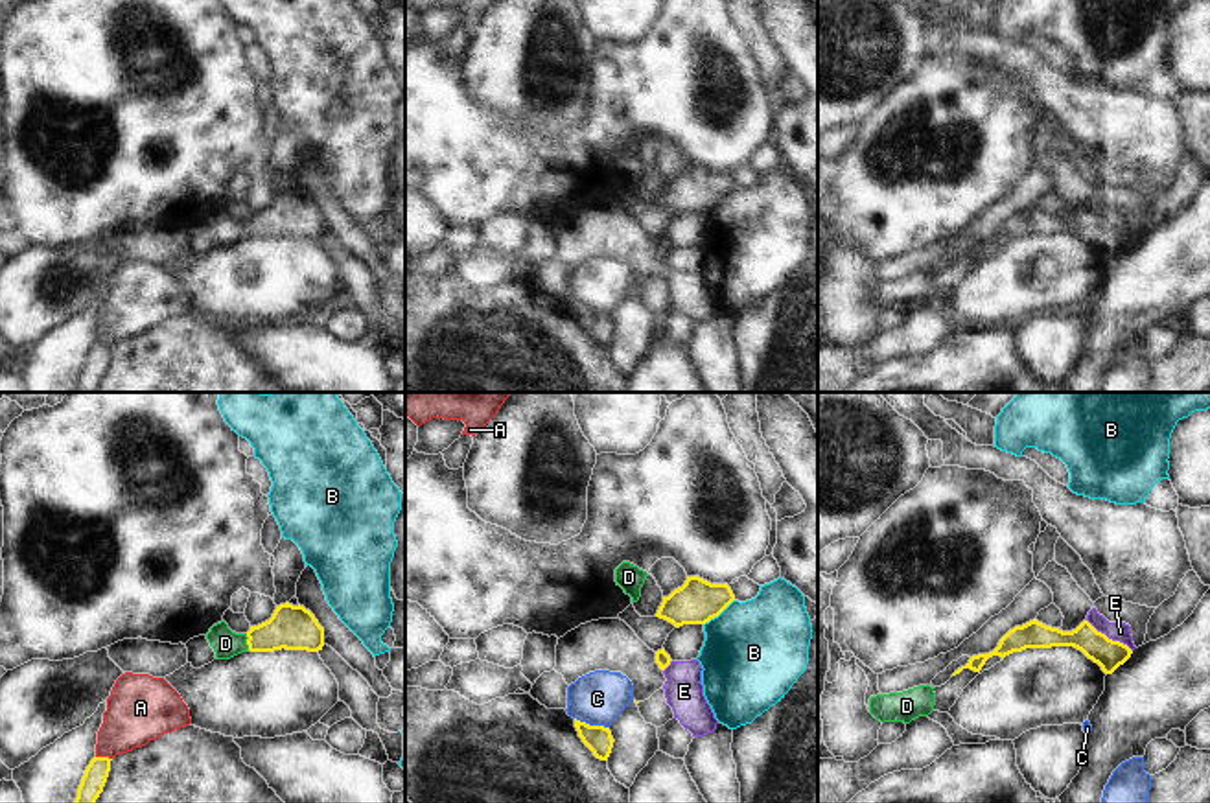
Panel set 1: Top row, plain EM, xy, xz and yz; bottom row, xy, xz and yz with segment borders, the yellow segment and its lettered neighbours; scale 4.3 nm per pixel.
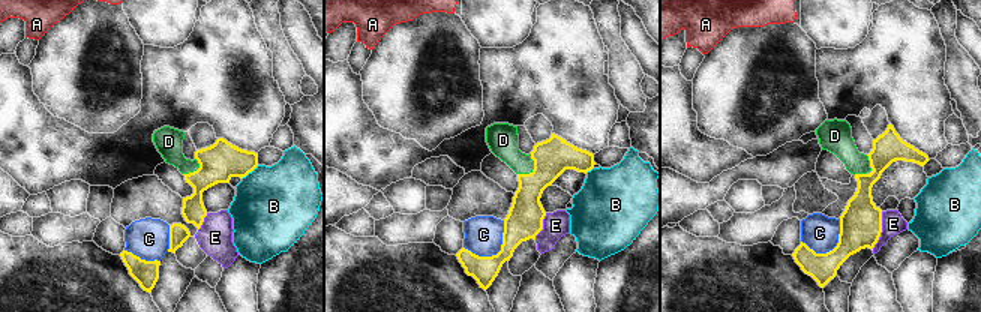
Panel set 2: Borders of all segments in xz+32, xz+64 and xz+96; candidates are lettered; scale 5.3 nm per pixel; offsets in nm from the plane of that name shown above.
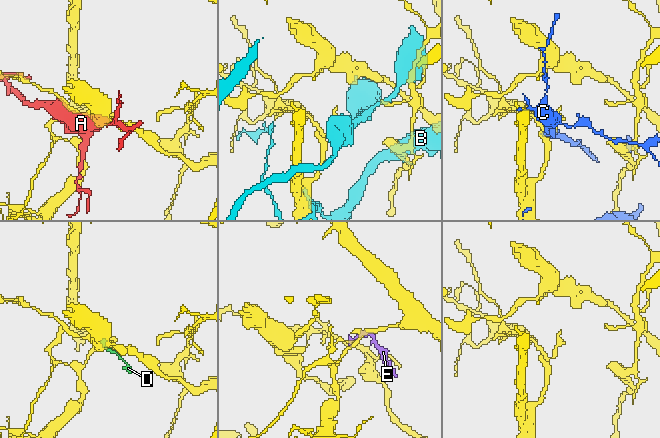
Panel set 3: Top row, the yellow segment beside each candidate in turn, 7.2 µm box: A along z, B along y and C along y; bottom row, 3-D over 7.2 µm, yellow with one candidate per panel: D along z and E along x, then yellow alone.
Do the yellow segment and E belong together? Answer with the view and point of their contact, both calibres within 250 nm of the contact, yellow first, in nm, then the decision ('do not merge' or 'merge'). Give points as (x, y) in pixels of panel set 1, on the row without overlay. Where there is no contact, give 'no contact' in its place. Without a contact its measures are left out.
contact yz (1107, 225); calibres 130 and 80 nm; do not merge

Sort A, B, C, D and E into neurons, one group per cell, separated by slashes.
A / B / C / D / E

